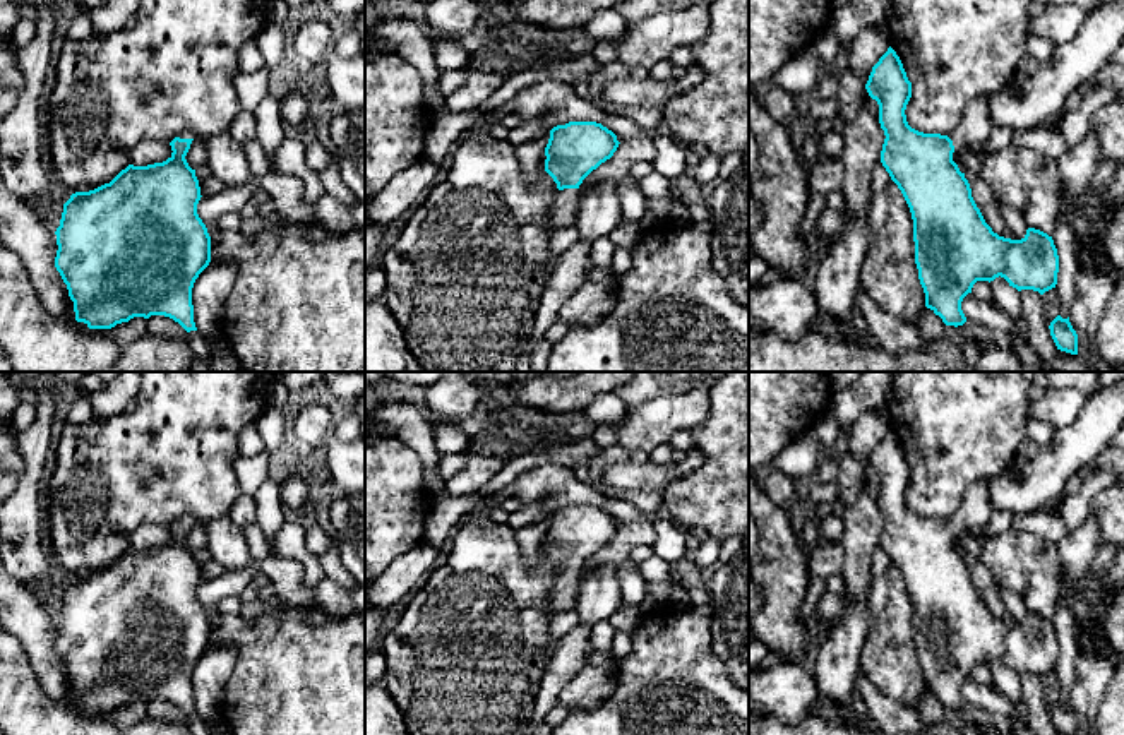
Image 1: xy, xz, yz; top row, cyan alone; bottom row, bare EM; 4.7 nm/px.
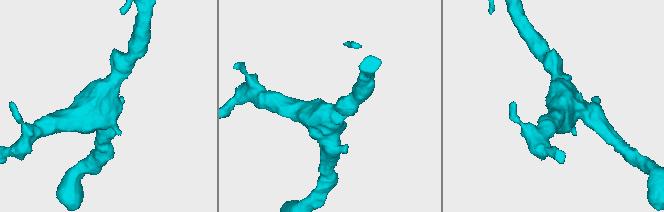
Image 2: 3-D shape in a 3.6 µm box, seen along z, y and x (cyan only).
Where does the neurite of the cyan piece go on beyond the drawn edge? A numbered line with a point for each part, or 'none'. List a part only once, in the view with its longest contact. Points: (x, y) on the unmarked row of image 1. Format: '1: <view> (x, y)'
1: xz (562, 597)

